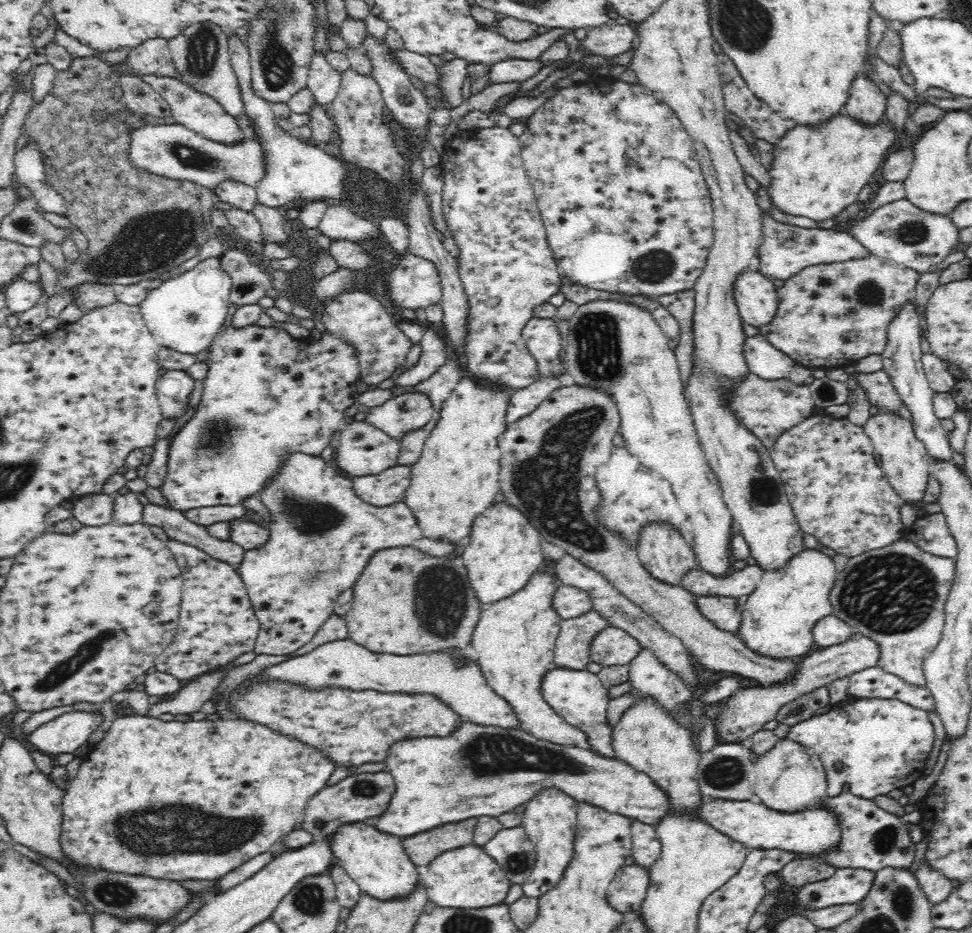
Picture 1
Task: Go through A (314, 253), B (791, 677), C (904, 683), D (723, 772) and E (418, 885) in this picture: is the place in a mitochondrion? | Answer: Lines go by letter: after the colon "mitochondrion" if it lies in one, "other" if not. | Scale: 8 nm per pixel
A: other
B: other
C: other
D: mitochondrion
E: other

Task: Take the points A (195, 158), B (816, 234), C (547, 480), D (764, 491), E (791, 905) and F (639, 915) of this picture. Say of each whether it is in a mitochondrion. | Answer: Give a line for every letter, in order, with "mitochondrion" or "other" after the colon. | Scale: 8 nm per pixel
A: mitochondrion
B: other
C: mitochondrion
D: mitochondrion
E: other
F: other

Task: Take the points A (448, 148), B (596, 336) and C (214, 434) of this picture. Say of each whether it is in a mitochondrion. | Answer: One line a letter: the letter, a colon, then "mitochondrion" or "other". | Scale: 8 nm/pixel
A: other
B: mitochondrion
C: mitochondrion

